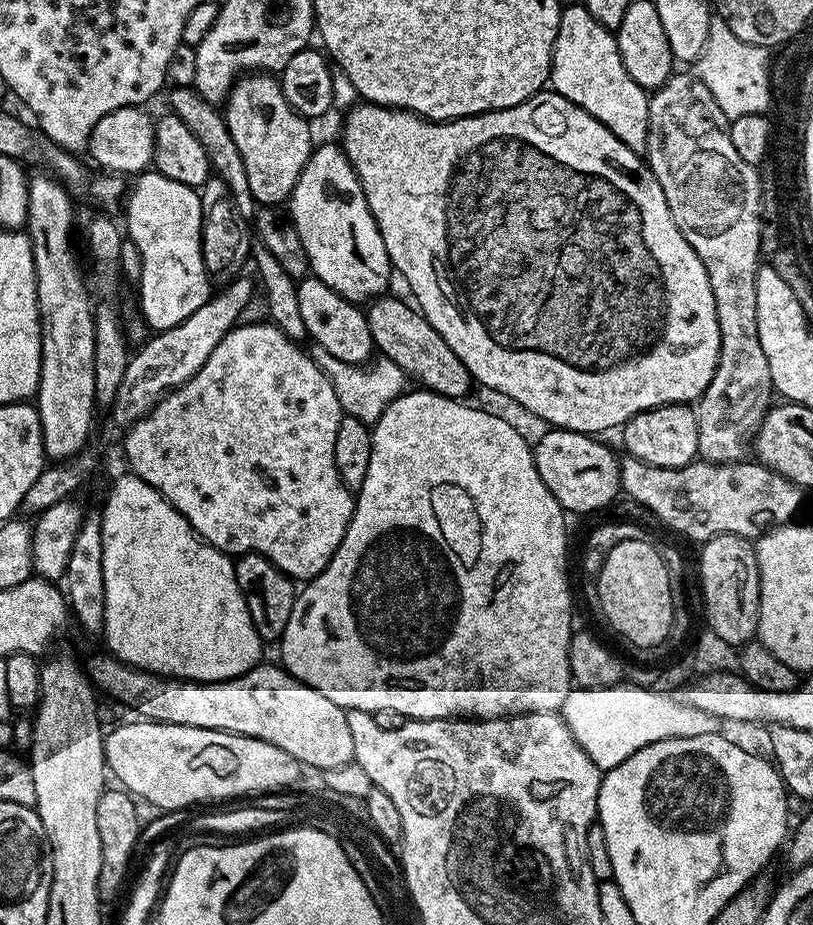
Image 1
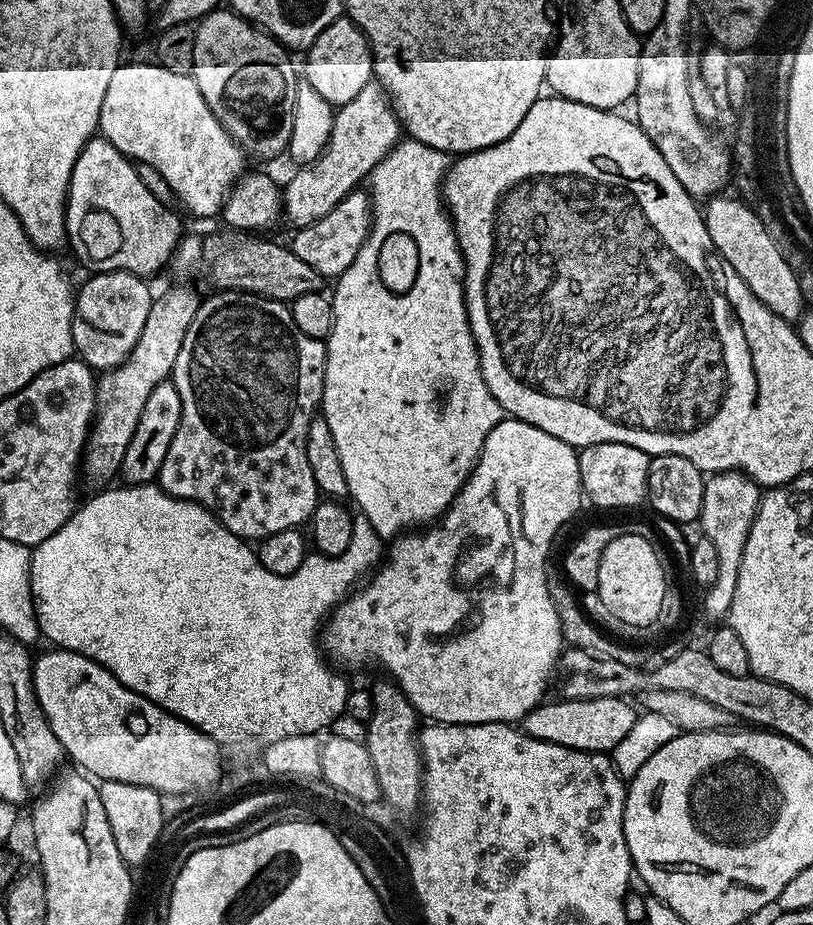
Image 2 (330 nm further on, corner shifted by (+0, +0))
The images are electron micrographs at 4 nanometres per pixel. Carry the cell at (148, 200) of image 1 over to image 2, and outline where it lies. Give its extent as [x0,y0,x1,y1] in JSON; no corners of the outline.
[66,138,182,278]

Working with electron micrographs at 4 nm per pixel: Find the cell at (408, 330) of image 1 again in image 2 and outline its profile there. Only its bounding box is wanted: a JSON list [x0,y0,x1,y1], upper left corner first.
[174,234,326,302]

